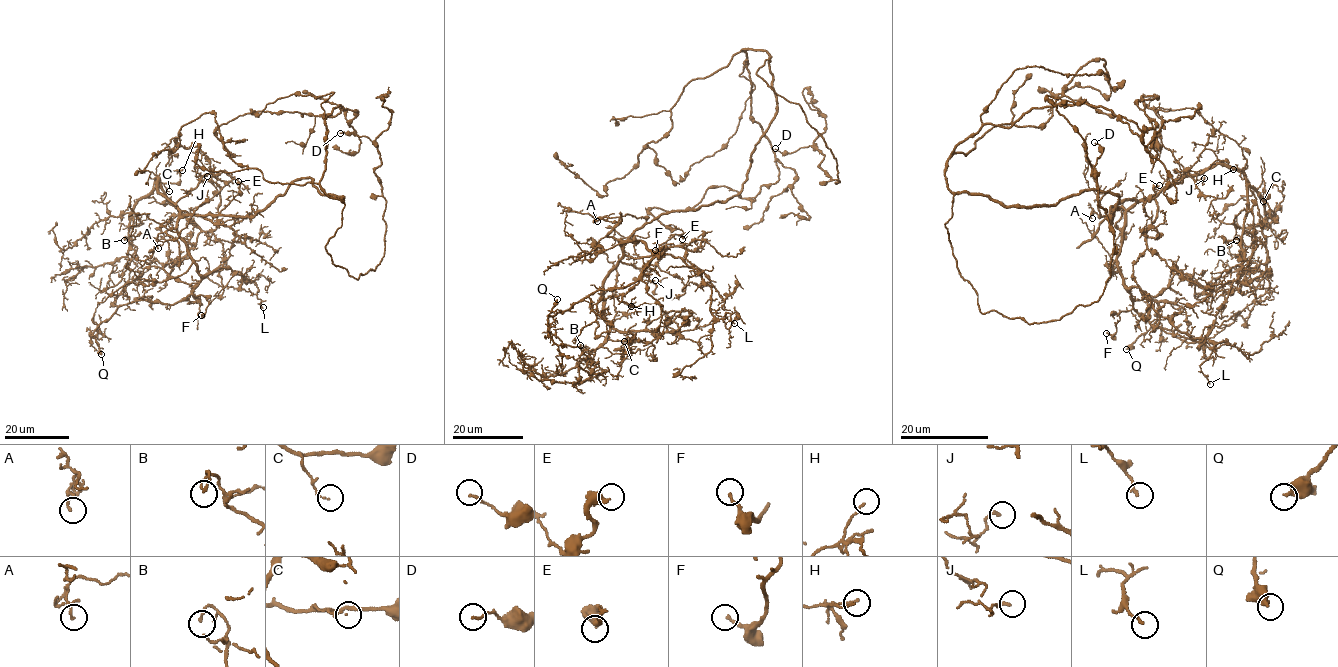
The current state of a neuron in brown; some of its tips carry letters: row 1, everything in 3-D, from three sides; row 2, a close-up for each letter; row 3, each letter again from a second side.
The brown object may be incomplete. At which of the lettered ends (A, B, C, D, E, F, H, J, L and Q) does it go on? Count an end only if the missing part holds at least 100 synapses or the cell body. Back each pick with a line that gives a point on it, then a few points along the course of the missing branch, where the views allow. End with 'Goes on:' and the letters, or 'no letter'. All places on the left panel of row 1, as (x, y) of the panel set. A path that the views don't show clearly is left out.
Goes on: no letter

